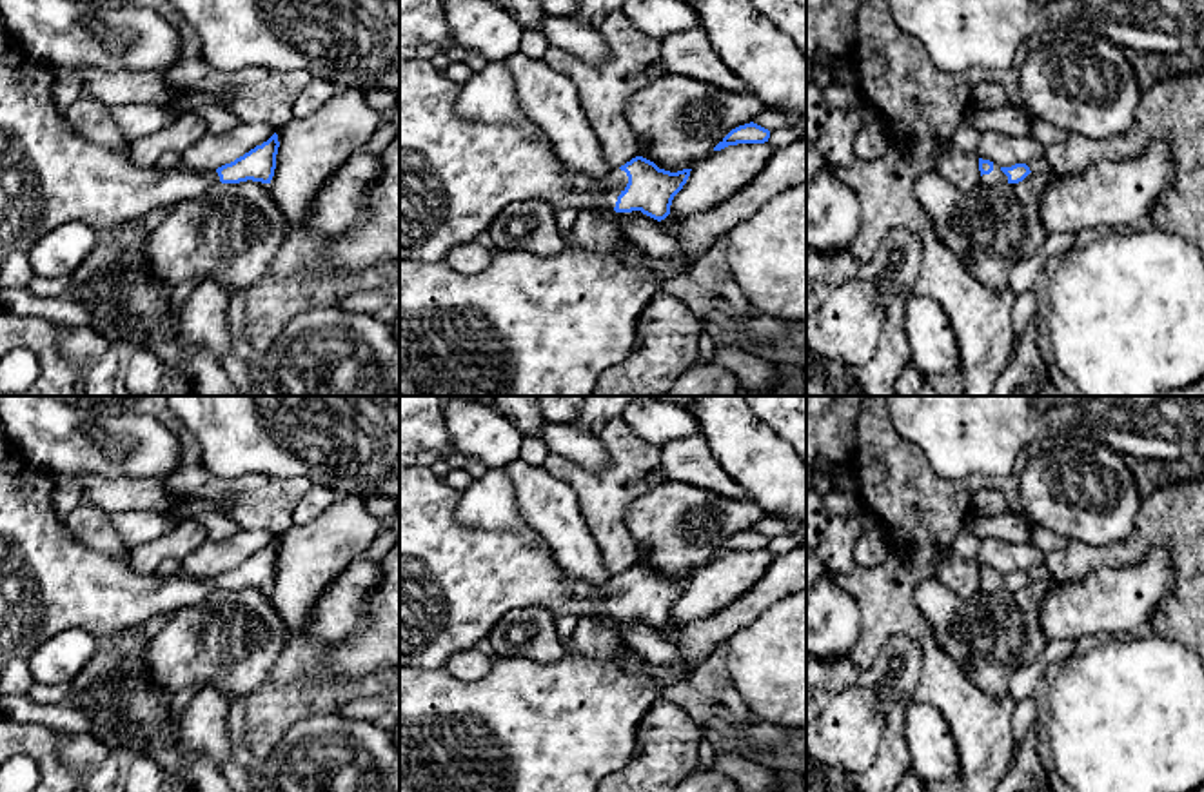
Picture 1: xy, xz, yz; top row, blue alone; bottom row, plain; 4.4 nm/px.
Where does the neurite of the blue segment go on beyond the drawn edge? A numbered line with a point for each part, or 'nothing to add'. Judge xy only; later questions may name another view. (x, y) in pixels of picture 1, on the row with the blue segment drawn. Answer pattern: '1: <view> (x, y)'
1: xy (49, 175)

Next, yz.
1: yz (996, 177)

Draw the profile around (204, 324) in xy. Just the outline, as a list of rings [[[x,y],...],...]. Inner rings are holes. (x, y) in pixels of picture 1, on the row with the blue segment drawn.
[[[214,282],[200,283],[178,311],[178,340],[185,349],[202,349],[223,360],[232,347],[229,323],[231,294]]]

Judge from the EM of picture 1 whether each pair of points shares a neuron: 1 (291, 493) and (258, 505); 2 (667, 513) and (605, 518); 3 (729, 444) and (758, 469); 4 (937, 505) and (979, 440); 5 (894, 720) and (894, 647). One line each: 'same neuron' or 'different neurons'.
1: same neuron
2: different neurons
3: same neuron
4: different neurons
5: same neuron

